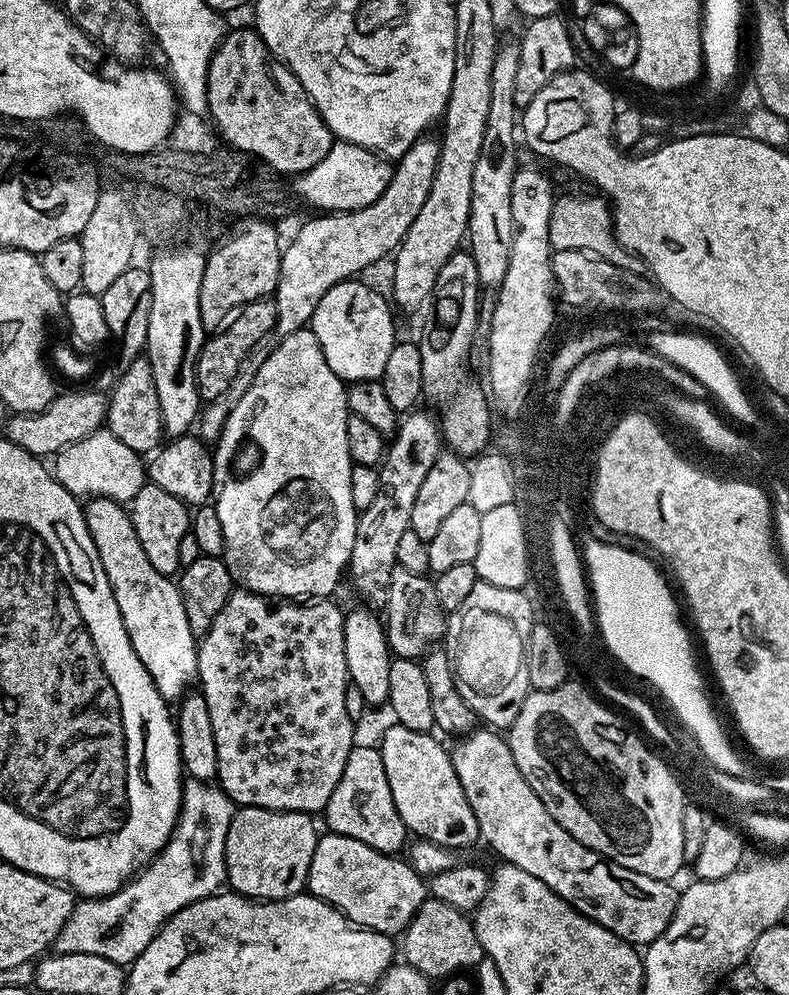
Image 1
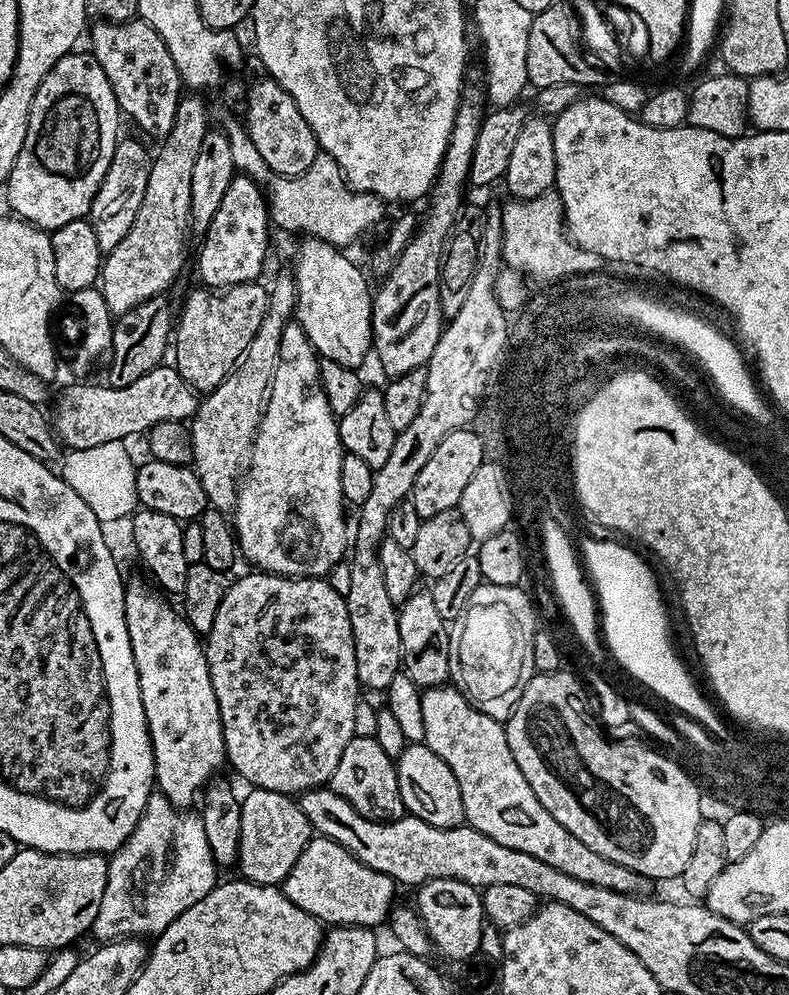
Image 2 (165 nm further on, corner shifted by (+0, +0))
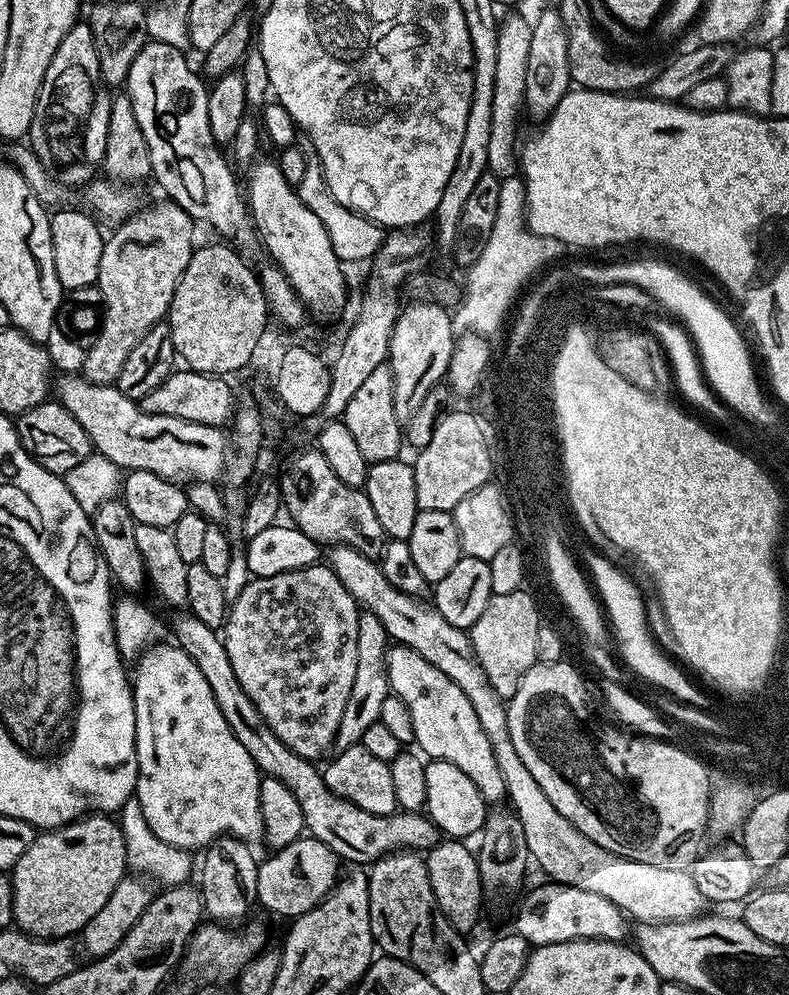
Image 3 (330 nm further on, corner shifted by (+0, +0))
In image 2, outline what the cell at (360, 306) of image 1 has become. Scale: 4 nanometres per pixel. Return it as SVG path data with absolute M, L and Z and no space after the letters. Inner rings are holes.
M315 238L301 239L300 249L296 252L296 310L295 323L306 330L306 338L314 346L317 356L333 360L347 368L359 369L360 363L373 351L372 346L372 298L373 289L368 289L368 280L364 272L334 244Z

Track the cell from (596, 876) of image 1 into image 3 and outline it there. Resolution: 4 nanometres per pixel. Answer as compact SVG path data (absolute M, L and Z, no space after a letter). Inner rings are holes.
M393 643L389 647L386 666L391 695L402 698L402 702L406 702L406 710L410 710L416 735L415 747L425 757L445 760L458 766L458 770L462 770L462 774L466 774L466 778L478 786L485 802L503 801L506 793L502 773L494 759L494 750L490 750L490 738L486 738L486 730L482 730L470 698L466 698L466 694L462 694L462 690L450 682L442 670L438 670L438 666L430 666L426 658L405 644Z

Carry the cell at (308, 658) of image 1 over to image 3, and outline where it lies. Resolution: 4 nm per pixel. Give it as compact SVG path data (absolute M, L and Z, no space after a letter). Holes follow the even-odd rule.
M324 562L311 564L309 568L302 570L290 570L286 574L257 576L249 579L242 594L238 594L238 598L231 601L228 618L222 629L222 639L226 646L226 654L230 654L230 666L234 666L234 675L238 677L242 690L246 690L250 702L254 702L264 724L270 726L270 730L274 730L277 738L286 742L286 746L290 746L290 750L294 754L307 760L319 761L319 756L336 743L338 722L342 722L342 710L346 710L346 698L350 698L350 686L354 686L354 670L358 670L358 618L361 614L361 609L350 594L350 590L346 590L346 586L342 586L340 579Z

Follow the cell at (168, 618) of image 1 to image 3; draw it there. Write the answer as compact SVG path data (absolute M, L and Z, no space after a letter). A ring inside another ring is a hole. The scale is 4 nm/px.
M156 642L145 647L134 667L132 701L138 762L134 796L141 804L149 829L170 847L187 850L203 850L220 836L259 841L264 834L260 810L262 773L254 758L246 754L242 742L234 738L230 726L226 726L226 718L222 718L222 710L218 710L218 702L214 702L210 682L206 682L202 670L194 666L194 658L175 643Z

